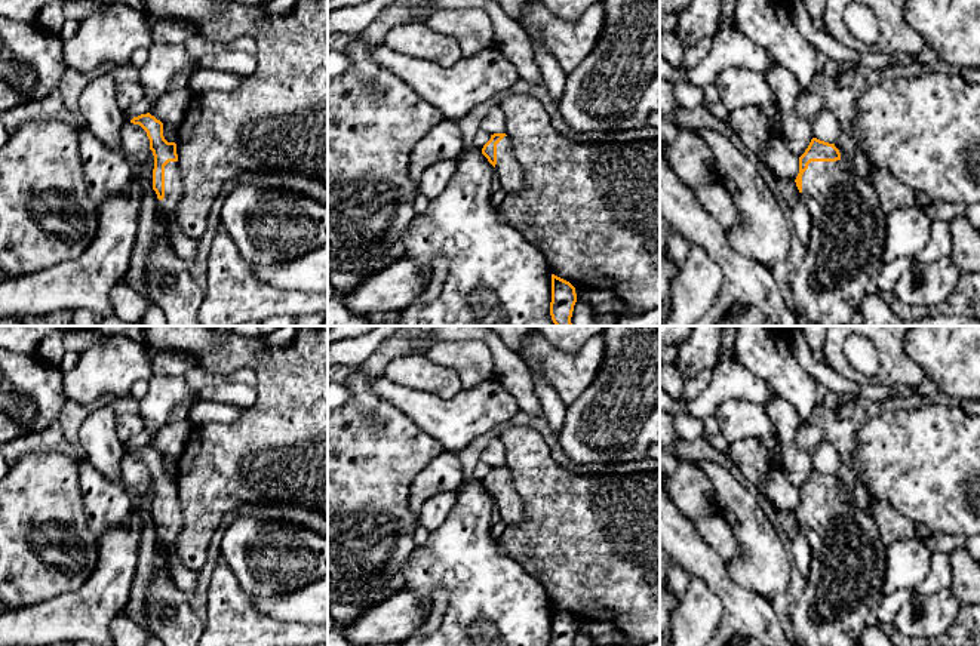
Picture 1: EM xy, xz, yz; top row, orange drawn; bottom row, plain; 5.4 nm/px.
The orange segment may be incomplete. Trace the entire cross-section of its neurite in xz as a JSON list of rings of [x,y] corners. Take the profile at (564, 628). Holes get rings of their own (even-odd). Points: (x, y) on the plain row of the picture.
[[[552,606],[550,646],[572,646],[575,634],[575,619],[569,613]]]

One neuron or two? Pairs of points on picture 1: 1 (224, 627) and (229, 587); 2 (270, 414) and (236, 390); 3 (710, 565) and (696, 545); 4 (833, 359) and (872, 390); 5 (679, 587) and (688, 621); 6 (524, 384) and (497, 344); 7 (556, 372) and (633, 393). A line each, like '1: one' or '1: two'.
1: one
2: two
3: one
4: two
5: two
6: one
7: two

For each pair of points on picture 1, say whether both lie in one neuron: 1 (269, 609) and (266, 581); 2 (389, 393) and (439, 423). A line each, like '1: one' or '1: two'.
1: two
2: one

